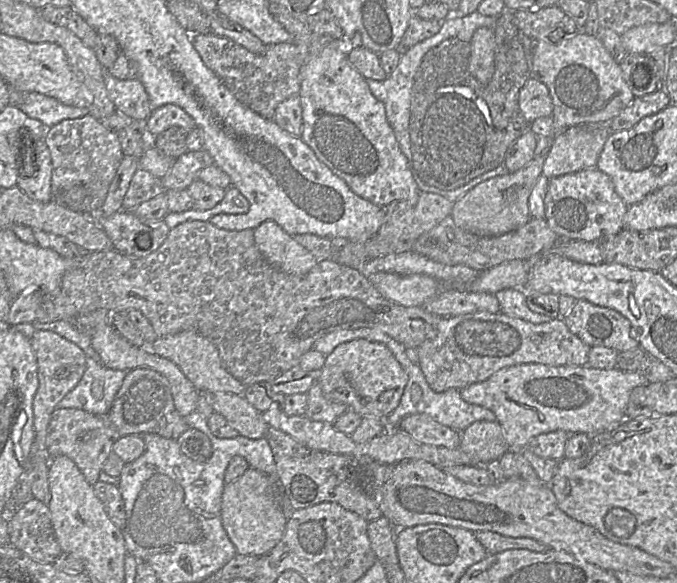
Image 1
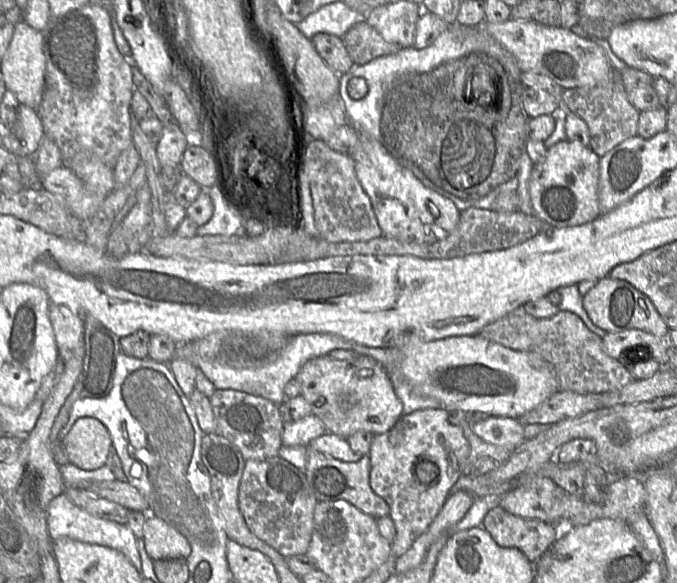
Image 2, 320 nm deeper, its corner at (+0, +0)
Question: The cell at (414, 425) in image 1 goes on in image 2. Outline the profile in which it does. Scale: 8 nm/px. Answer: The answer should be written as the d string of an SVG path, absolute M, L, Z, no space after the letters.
M490 416L471 424L472 432L481 440L512 452L526 440L525 426L517 419Z

